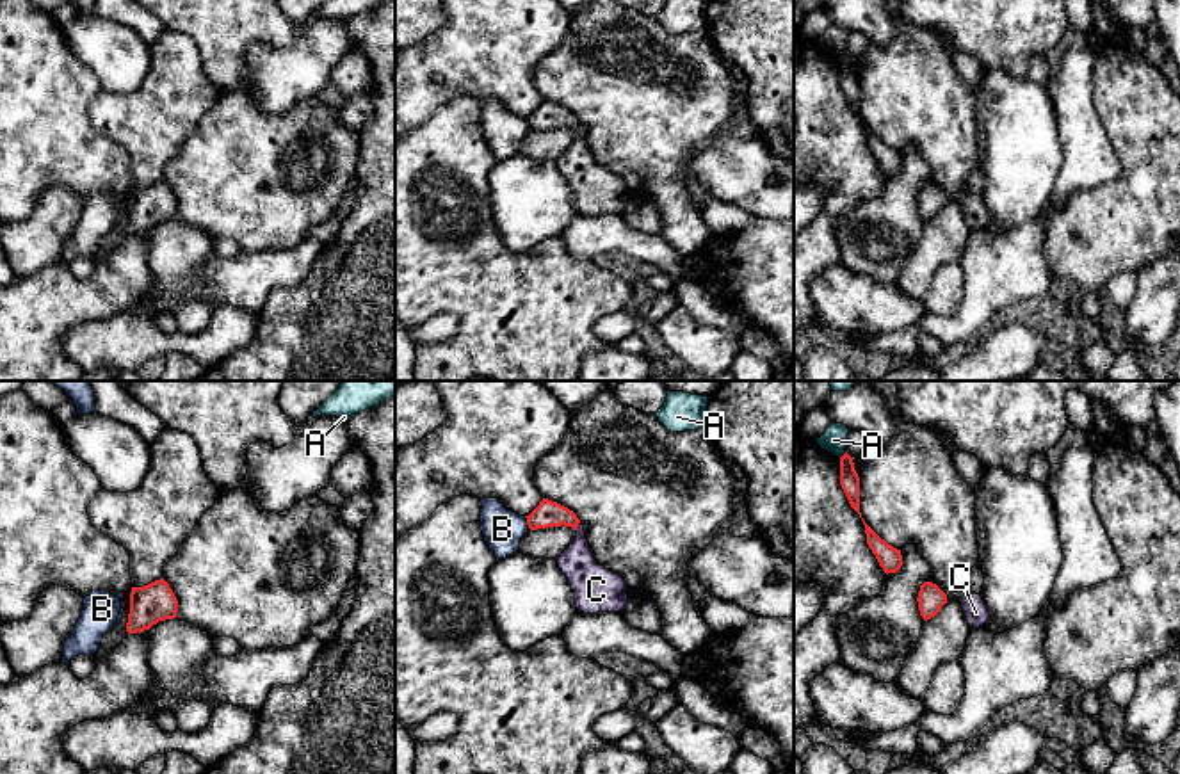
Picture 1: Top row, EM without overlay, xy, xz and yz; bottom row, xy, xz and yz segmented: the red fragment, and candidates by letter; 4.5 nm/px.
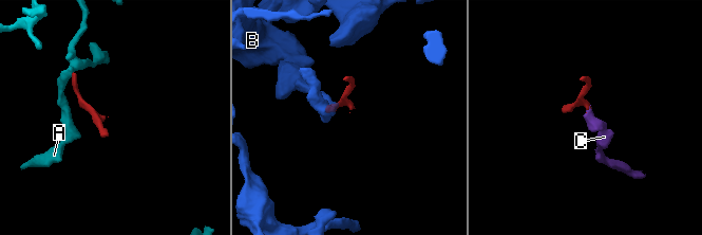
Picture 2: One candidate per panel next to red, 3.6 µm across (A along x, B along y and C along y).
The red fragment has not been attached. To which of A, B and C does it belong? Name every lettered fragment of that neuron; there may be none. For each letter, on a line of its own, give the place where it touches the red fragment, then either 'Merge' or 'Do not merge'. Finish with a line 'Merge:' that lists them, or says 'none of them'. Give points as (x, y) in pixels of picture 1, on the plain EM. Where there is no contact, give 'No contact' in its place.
A: Touches red at yz (842, 57). Do not merge
B: Touches red at xz (527, 123). Do not merge
C: Touches red at xz (577, 127). Merge
Merge: C

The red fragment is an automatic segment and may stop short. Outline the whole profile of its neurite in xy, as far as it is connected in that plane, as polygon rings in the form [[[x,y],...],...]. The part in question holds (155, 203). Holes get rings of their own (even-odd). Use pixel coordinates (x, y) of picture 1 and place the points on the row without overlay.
[[[160,180],[142,189],[132,189],[126,233],[150,231],[158,222],[174,221],[178,201],[169,185]]]

